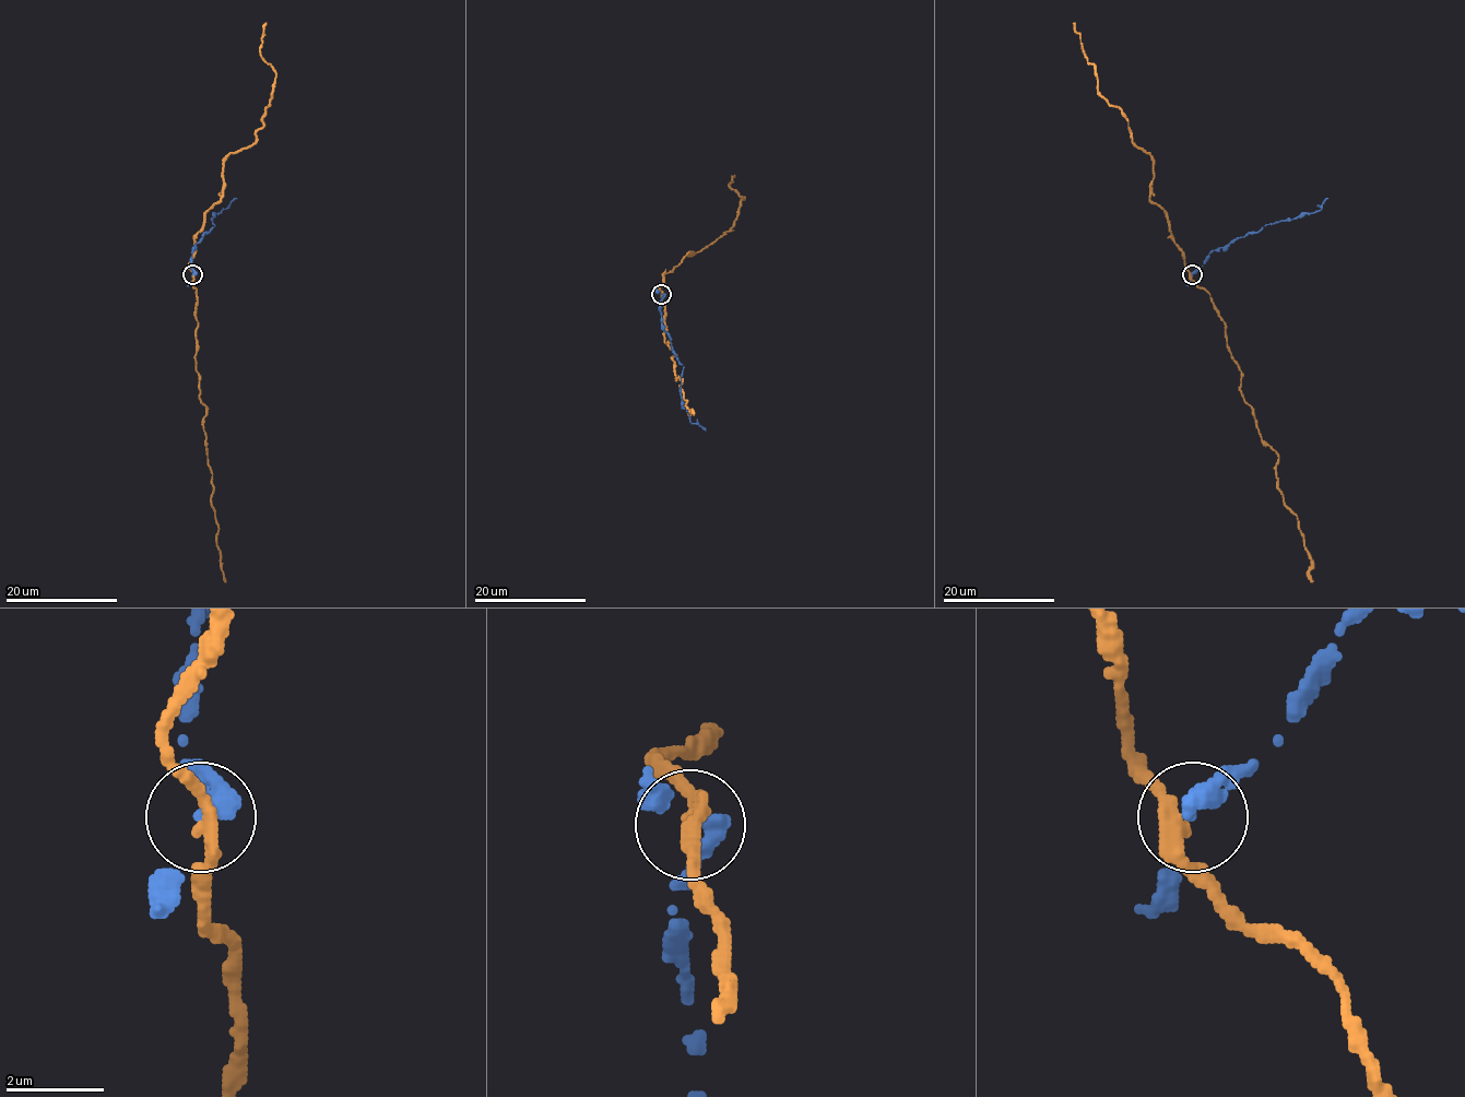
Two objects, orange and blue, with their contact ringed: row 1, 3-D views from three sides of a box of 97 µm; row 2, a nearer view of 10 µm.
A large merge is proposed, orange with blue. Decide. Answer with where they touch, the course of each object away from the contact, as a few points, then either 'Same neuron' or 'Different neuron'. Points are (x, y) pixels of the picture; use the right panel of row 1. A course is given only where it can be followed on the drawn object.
Place: (1192, 274). Course of orange: (1191, 274), (1225, 325), (1242, 398), (1278, 458), (1277, 487), (1297, 517), (1312, 582). Course of blue: (1193, 274), (1211, 251), (1257, 232), (1264, 225), (1319, 211), (1327, 199). Different neuron

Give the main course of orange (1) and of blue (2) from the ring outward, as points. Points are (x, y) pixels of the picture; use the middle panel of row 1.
1: (661, 293), (665, 311), (663, 334), (674, 354), (671, 357), (675, 380), (681, 379), (685, 405), (694, 414)
2: (661, 295), (659, 305), (661, 329), (684, 366), (681, 404), (689, 421), (705, 429)

